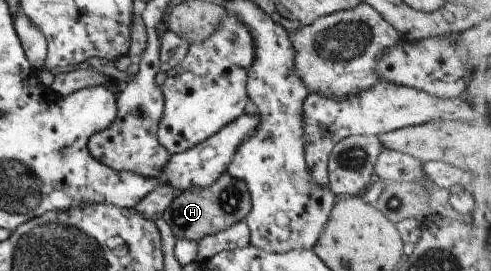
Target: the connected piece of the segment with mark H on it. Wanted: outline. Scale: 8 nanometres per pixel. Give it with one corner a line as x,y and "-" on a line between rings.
225,172
207,188
181,192
165,210
162,219
177,239
188,238
200,241
227,230
236,222
243,221
251,205
249,189
245,182

